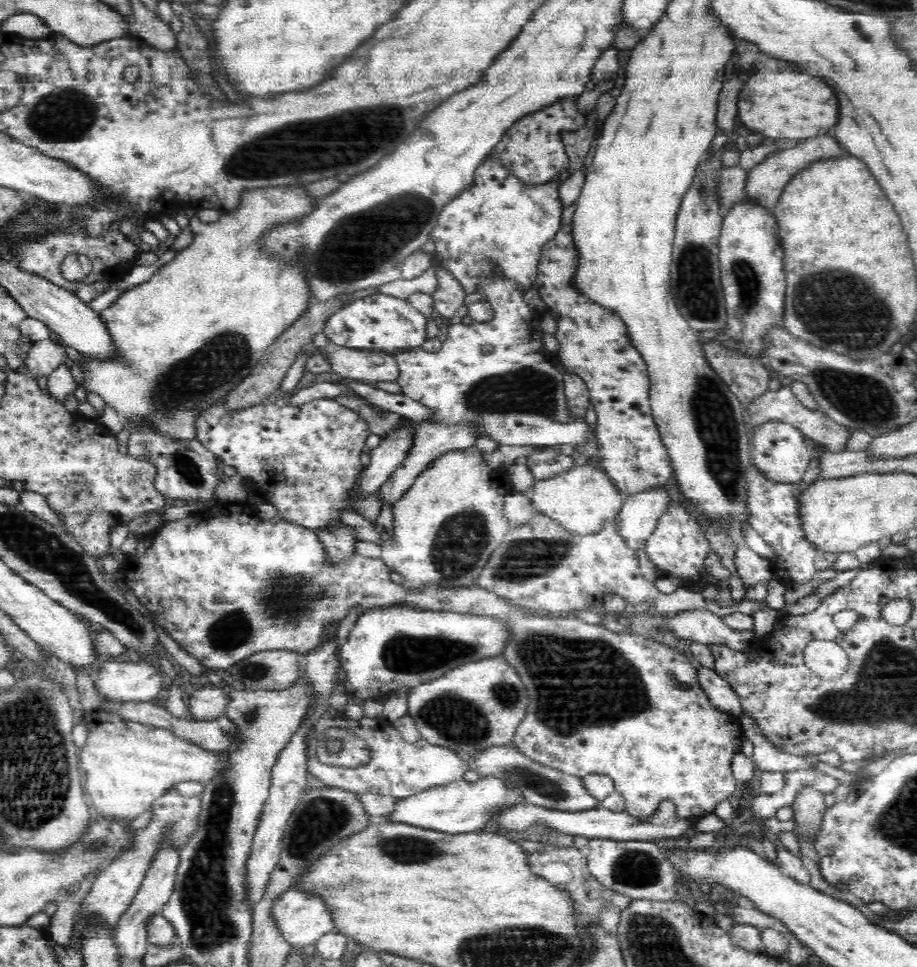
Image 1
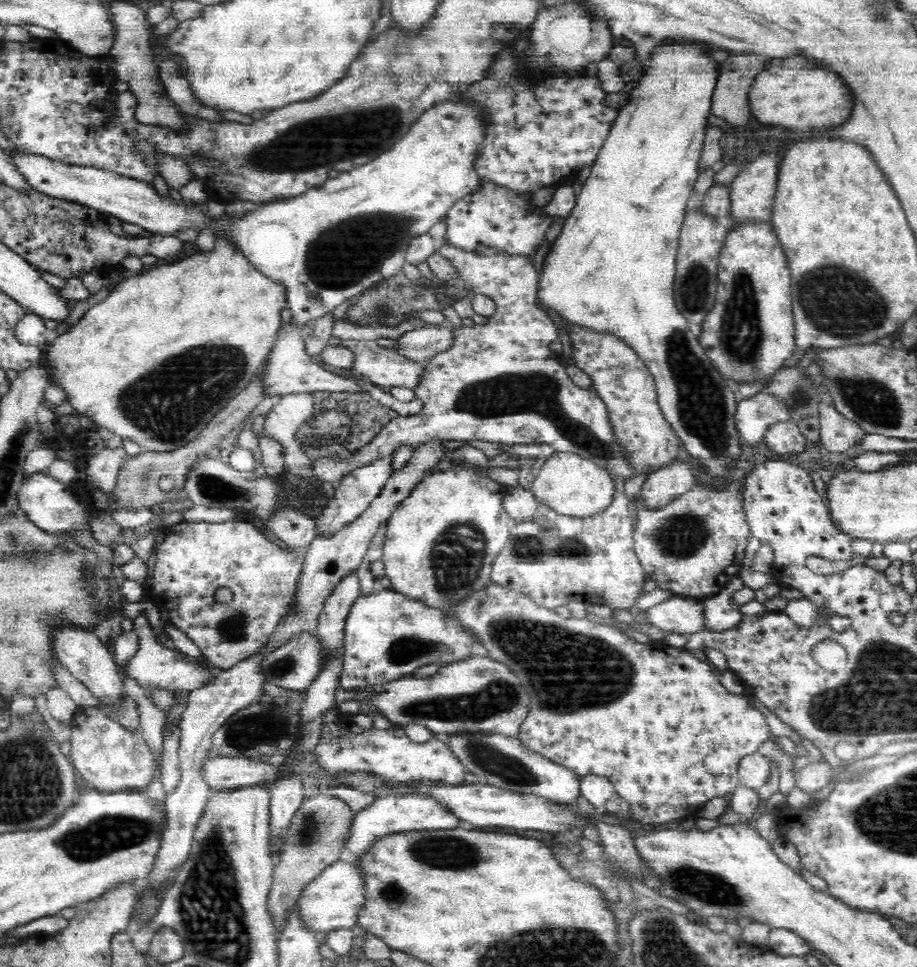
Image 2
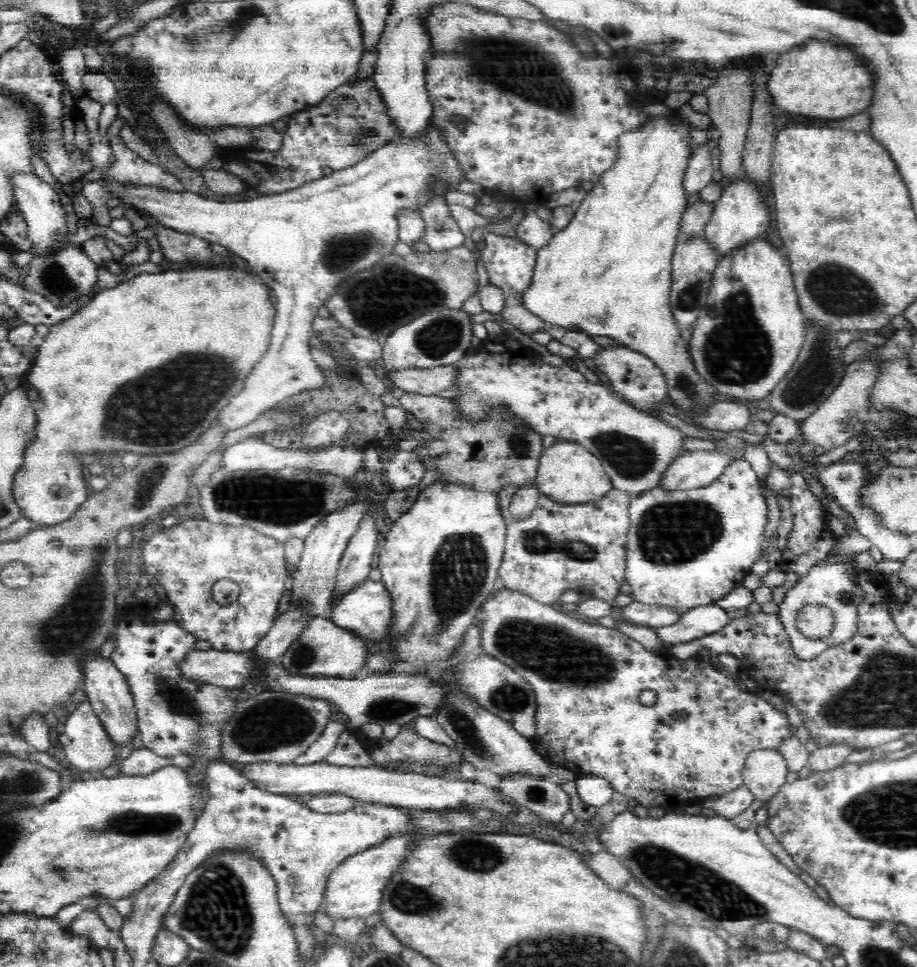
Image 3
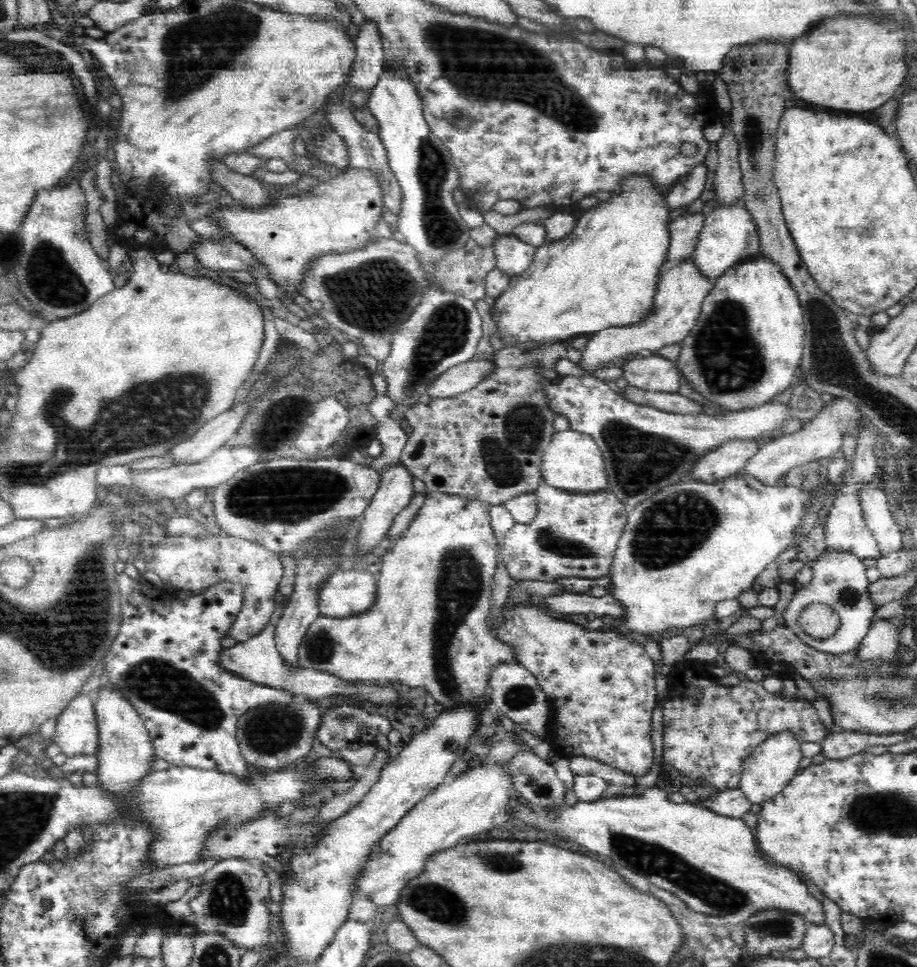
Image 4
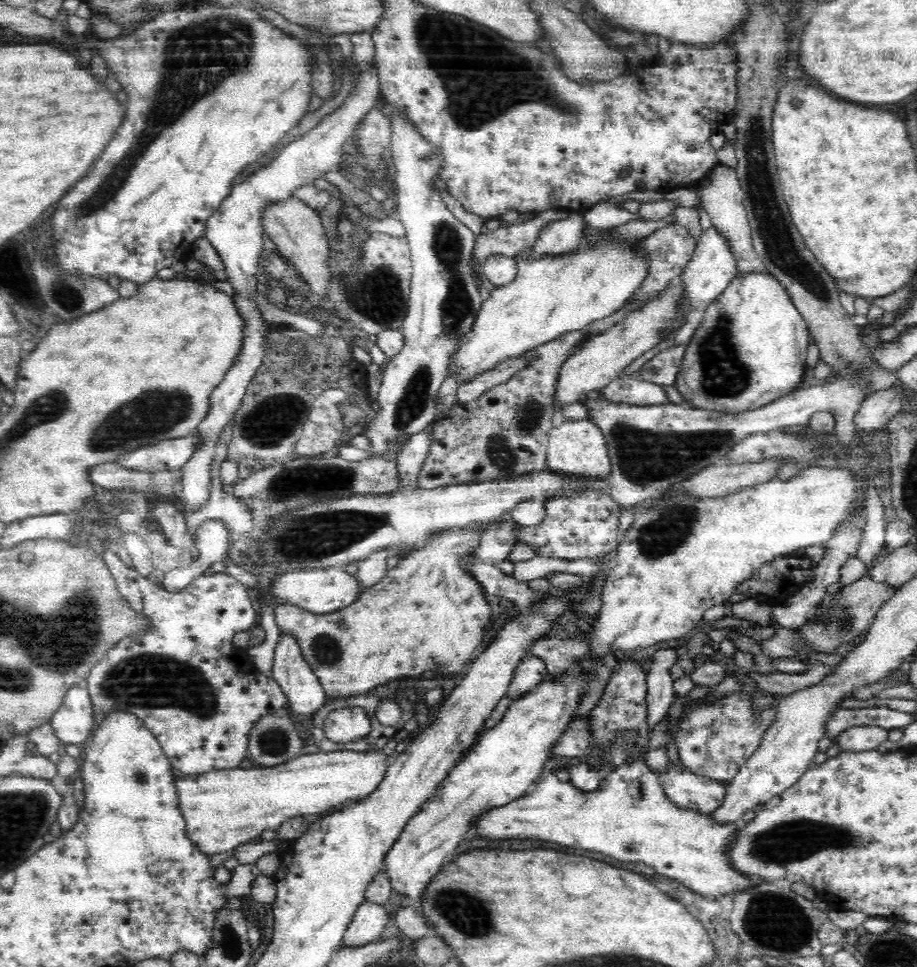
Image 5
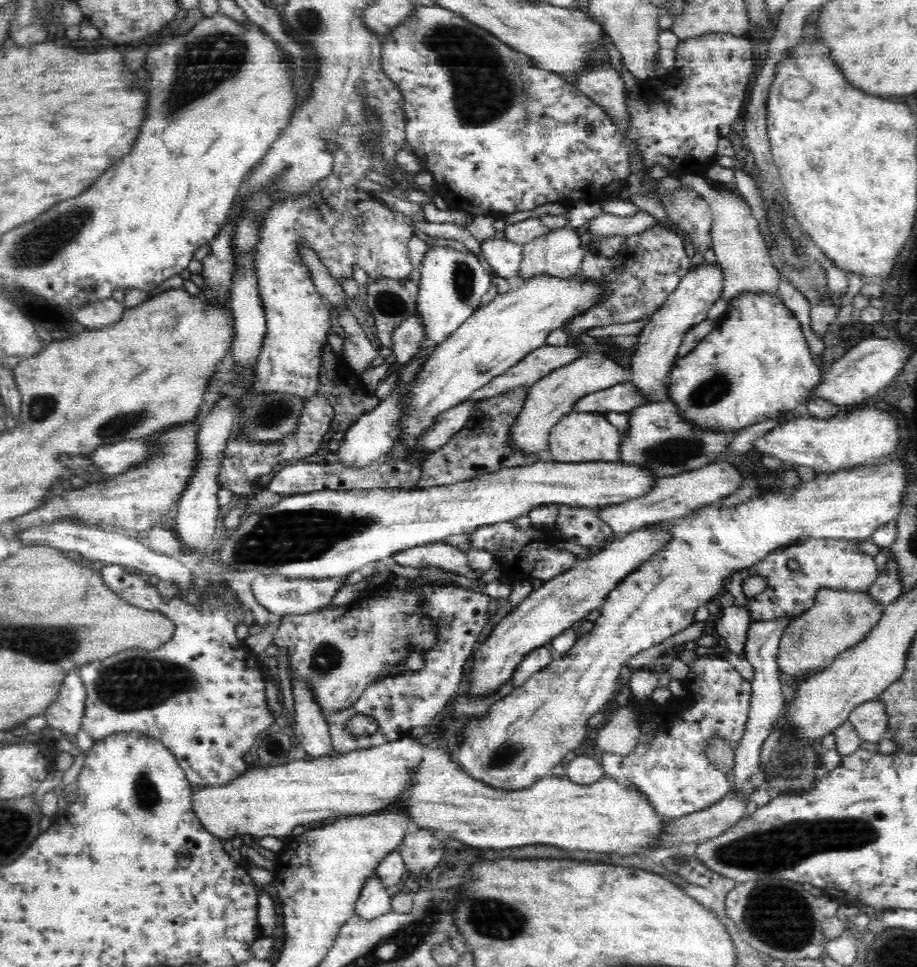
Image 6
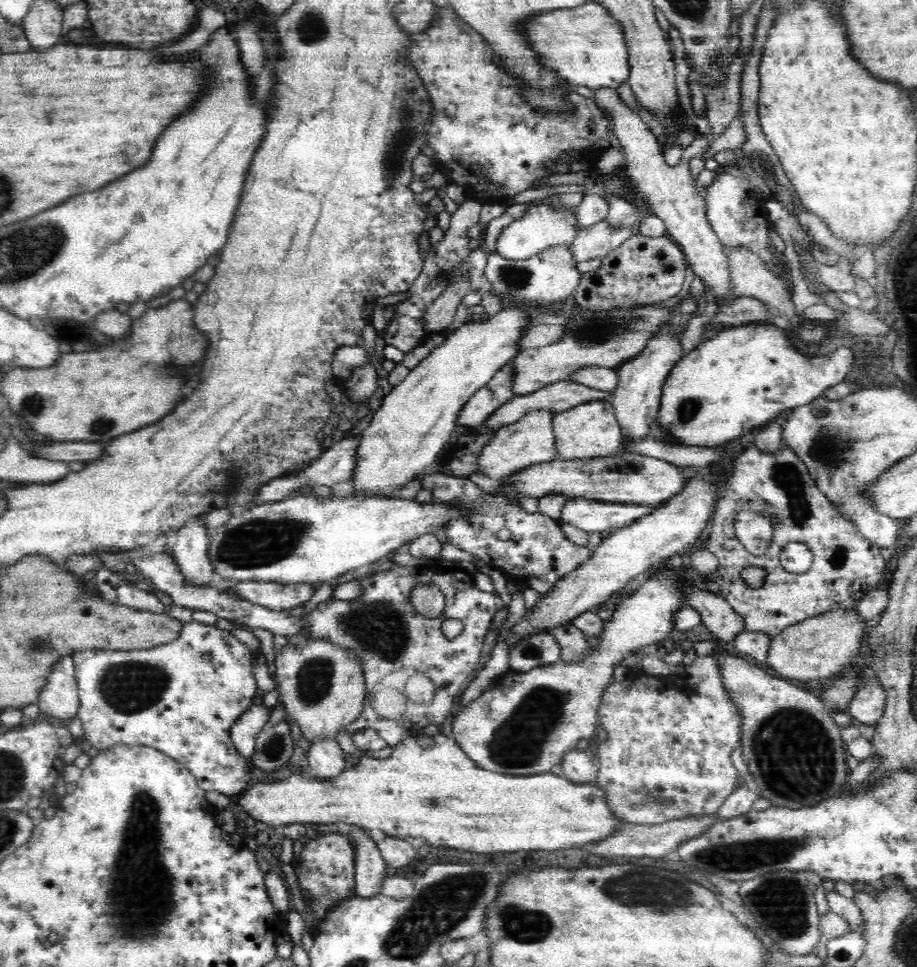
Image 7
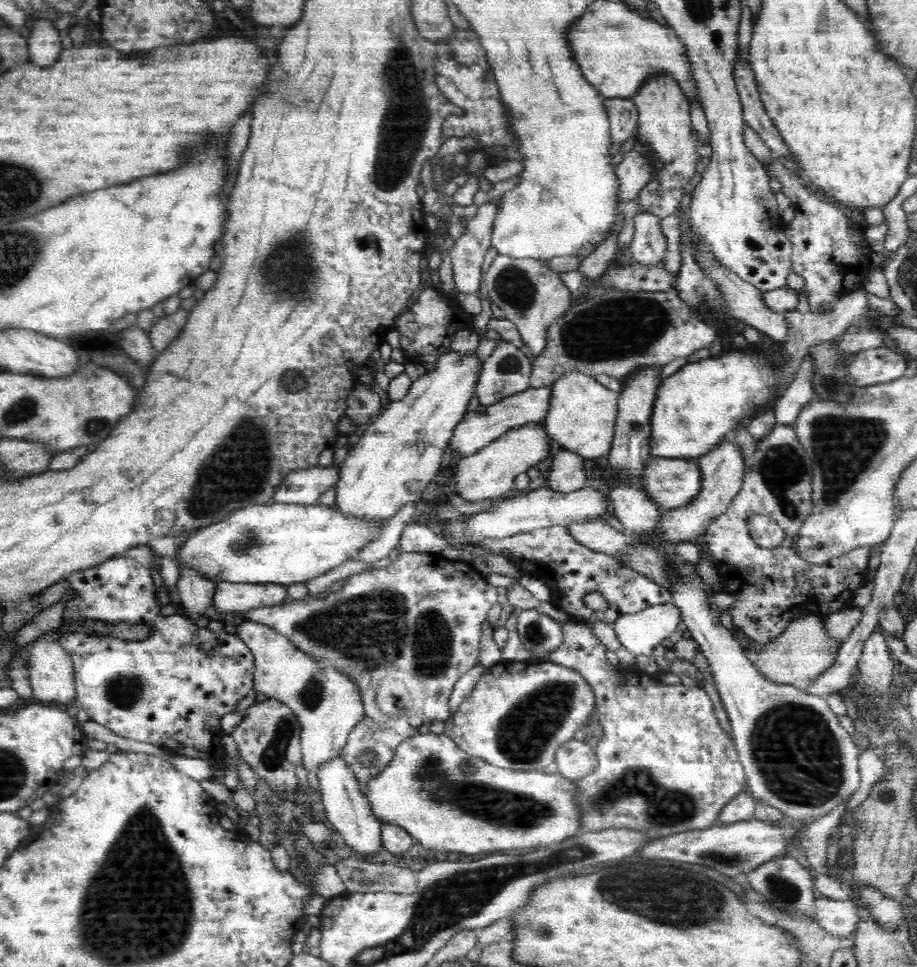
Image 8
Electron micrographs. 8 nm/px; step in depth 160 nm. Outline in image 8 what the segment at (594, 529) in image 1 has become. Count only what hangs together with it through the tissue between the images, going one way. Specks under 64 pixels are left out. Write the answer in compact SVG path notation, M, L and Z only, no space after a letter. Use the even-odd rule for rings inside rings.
M569 372L551 384L549 407L542 421L546 433L557 448L580 454L584 459L608 456L618 419L618 396L590 375Z

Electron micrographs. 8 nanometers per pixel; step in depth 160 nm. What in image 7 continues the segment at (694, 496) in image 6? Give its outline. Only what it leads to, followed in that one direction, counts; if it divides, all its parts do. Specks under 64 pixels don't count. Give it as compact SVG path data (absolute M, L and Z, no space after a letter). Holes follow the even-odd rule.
M569 499L558 518L559 523L571 524L586 532L602 532L614 527L627 527L641 516L656 510L652 505L596 503L594 500Z

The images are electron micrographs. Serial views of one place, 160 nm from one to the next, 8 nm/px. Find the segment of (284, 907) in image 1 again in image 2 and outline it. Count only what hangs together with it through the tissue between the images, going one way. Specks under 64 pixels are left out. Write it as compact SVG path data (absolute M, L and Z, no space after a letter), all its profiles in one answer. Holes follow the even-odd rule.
M338 859L303 888L295 911L299 912L299 919L303 920L304 928L310 928L311 932L328 934L334 930L351 929L356 926L355 921L365 901L362 871L358 871L355 862Z

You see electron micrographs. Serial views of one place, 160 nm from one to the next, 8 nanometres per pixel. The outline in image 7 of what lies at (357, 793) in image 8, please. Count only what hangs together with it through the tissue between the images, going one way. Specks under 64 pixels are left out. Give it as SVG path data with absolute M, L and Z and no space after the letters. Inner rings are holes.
M318 738L318 740L312 740L306 755L310 766L309 774L312 776L338 776L346 768L347 760L336 739ZM356 825L349 828L349 837L356 848L355 896L371 897L381 894L382 879L386 876L386 861L368 830Z

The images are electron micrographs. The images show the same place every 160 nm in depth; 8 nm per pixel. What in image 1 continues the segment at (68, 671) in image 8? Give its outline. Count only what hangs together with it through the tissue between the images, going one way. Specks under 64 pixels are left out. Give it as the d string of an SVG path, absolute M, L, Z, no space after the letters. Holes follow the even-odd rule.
M86 711L83 721L88 727L88 736L84 746L79 748L79 765L84 774L86 794L91 800L96 814L104 819L132 820L132 816L142 814L156 802L170 786L184 781L198 781L203 785L218 772L222 772L222 761L218 754L203 749L201 746L184 742L182 737L176 736L165 728L140 724L139 722L120 719L108 711Z

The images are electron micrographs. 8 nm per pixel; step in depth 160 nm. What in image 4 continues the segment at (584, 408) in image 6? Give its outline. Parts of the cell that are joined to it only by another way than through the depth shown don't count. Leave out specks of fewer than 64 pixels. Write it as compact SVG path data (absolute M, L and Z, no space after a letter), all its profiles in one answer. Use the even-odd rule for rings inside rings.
M620 377L612 385L616 392L636 404L653 406L666 412L678 414L700 414L704 413L704 408L698 405L696 401L688 399L679 393L652 392L639 390L638 387L632 387Z

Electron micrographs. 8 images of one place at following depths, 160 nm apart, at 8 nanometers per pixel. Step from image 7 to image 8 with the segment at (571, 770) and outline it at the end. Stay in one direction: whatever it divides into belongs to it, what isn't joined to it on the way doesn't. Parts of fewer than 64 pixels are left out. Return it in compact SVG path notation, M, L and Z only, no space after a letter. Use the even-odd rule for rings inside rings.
M569 740L558 748L555 756L557 772L576 780L590 774L598 764L595 749L588 741Z

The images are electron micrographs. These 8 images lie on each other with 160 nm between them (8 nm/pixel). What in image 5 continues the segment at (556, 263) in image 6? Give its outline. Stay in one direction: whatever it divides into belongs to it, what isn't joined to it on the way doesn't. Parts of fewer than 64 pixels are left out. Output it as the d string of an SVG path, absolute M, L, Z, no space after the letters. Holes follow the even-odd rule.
M564 213L558 221L540 230L533 243L531 259L558 256L559 253L574 252L582 240L585 221L578 213Z

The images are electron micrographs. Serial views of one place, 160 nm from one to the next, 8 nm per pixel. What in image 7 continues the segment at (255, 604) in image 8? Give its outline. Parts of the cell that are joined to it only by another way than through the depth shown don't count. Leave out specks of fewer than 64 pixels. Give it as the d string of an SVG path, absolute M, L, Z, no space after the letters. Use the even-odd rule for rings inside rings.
M262 580L230 582L233 596L262 605L272 611L290 611L310 600L316 589L311 584L282 584Z

